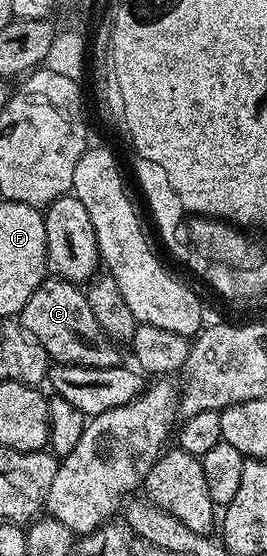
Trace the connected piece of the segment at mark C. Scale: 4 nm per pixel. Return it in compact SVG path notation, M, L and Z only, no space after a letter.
M54 277L44 279L25 305L21 326L45 349L48 360L55 363L69 363L73 367L120 366L120 348L107 336L105 329L97 325L97 317L93 317L93 309L89 309L86 294L74 283Z

